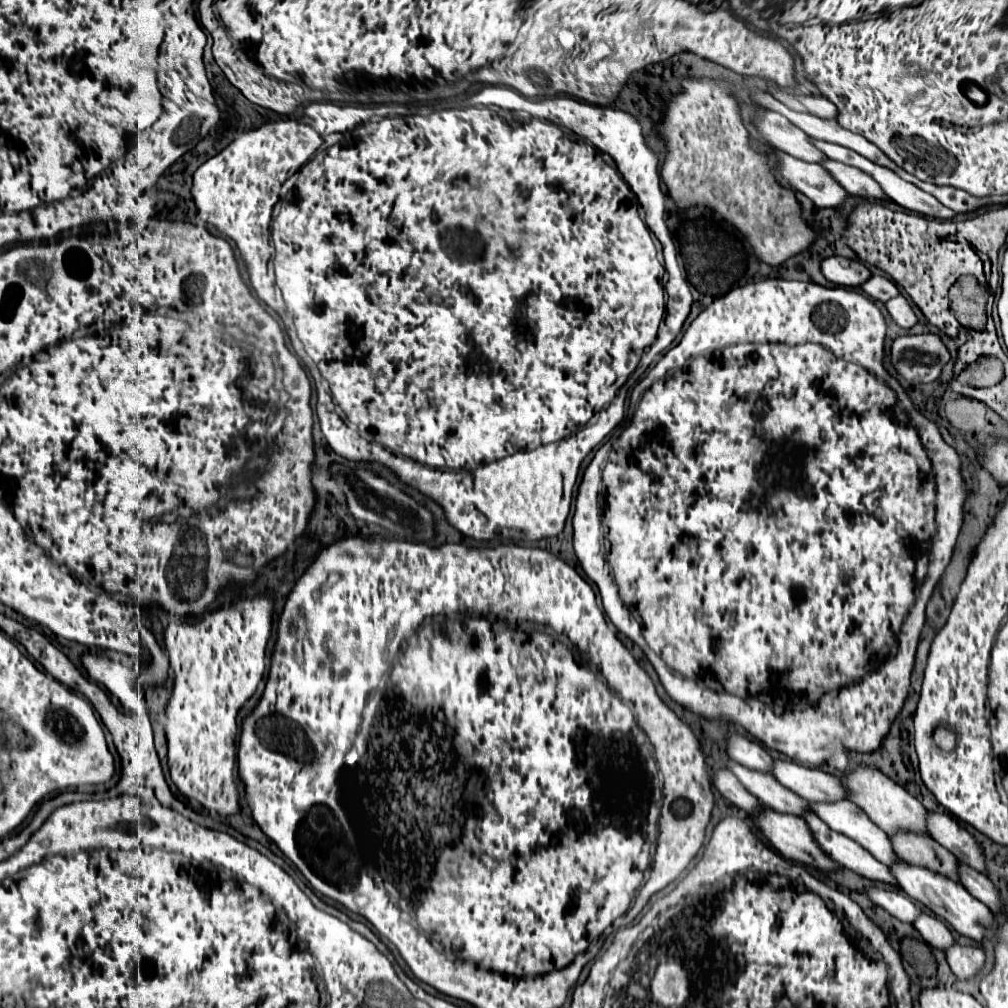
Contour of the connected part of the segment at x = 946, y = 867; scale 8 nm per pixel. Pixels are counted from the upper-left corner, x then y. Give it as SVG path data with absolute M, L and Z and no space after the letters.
M899 833L891 837L895 851L909 863L917 863L917 867L929 867L929 871L941 871L949 875L949 879L957 879L957 857L937 841L921 835Z

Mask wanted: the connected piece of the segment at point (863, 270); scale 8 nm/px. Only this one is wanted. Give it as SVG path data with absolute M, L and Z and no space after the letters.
M827 257L821 263L821 269L831 283L841 287L859 287L871 277L871 271L861 261L847 257Z

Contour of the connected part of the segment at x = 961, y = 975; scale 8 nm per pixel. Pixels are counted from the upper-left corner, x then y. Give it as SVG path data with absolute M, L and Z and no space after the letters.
M957 943L955 947L947 949L947 961L957 979L967 981L985 965L985 953L979 947L963 947Z

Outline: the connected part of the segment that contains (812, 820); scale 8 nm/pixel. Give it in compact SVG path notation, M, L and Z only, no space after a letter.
M805 815L805 821L809 823L809 827L813 829L815 839L819 841L821 849L831 855L831 859L835 859L837 863L841 863L843 867L863 875L869 881L875 883L887 883L887 885L895 885L897 887L897 879L893 879L893 875L889 875L889 867L883 865L881 861L877 861L869 851L865 851L865 847L861 847L857 841L845 837L839 831L829 829L821 819L817 819L817 815Z

